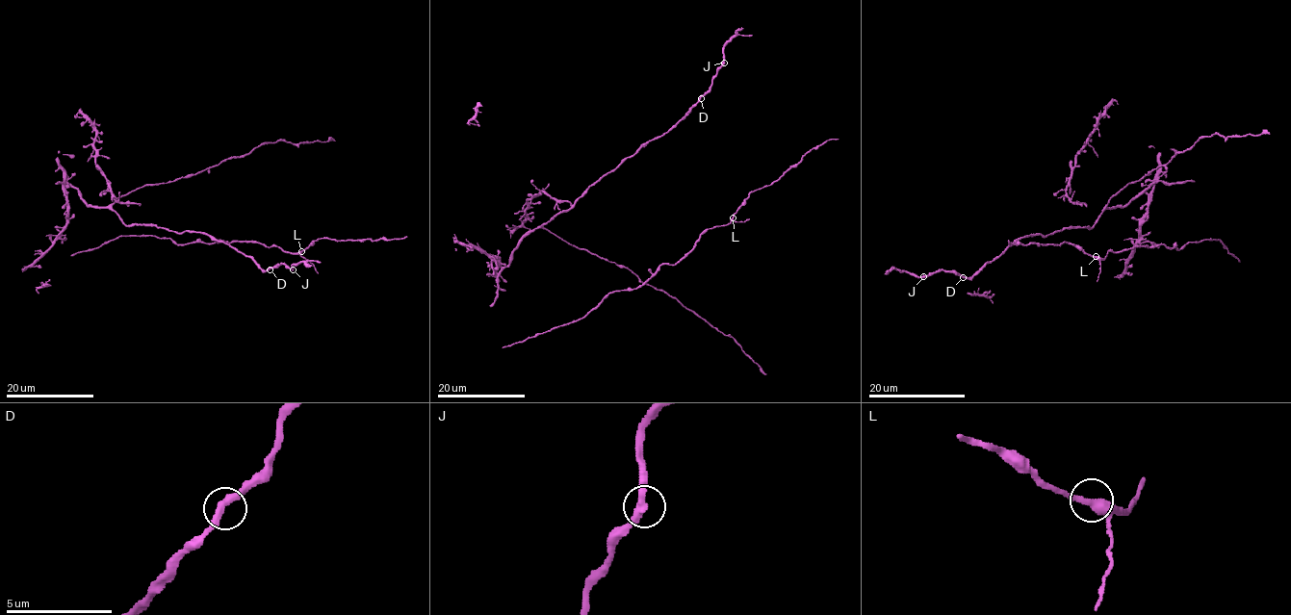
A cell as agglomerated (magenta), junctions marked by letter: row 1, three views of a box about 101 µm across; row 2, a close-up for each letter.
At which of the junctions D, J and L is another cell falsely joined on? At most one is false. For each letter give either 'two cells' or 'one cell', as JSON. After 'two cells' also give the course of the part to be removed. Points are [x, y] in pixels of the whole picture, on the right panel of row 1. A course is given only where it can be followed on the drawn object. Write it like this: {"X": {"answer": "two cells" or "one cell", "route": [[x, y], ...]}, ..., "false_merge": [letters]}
{"D": {"answer": "one cell"}, "J": {"answer": "one cell"}, "L": {"answer": "one cell"}, "false_merge": []}

